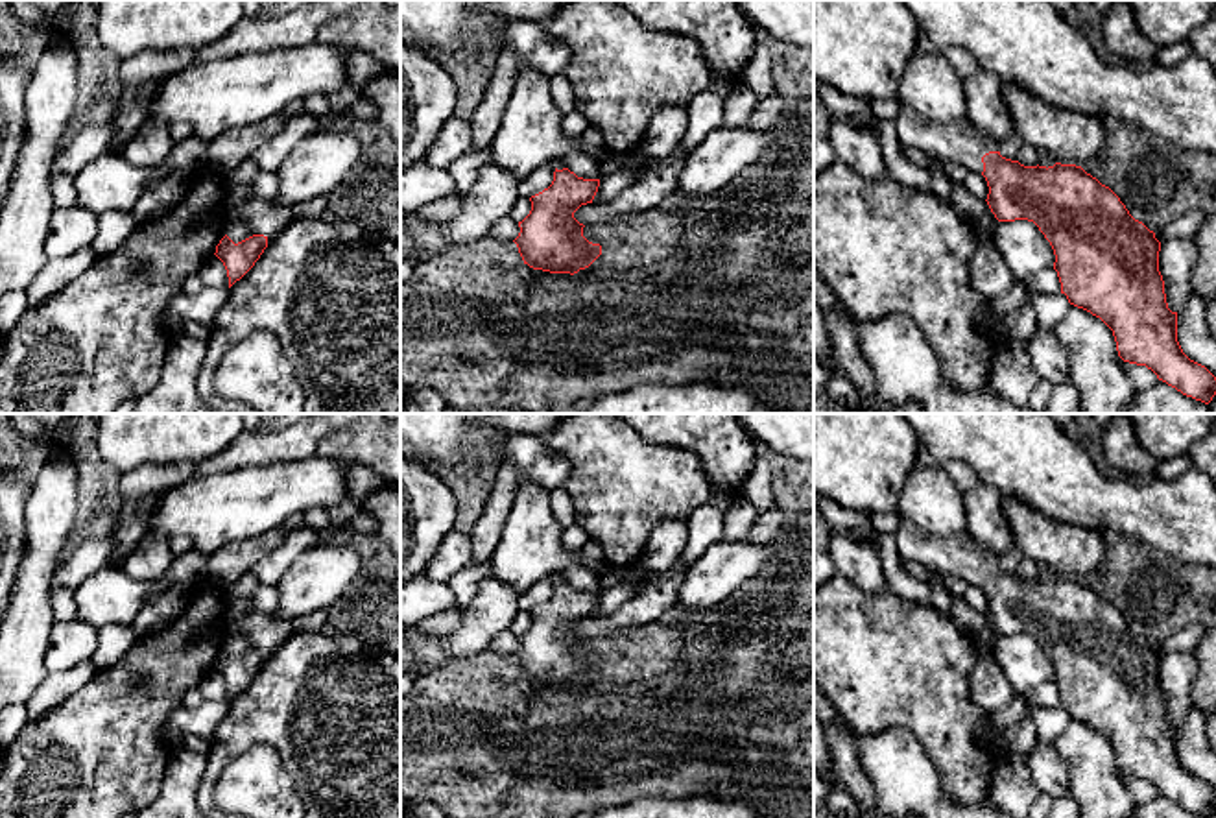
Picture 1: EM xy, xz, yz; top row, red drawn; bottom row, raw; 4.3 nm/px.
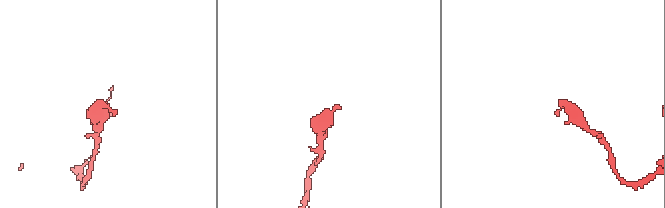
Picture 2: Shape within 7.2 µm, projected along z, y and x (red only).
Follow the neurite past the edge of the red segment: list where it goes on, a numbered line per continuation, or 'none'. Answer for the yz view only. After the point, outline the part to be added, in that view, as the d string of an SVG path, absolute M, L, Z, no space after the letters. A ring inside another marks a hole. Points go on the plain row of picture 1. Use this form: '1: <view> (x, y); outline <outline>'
1: yz (964, 556); outline M900 519L895 539L902 559L917 561L939 574L960 576L976 587L984 585L982 571L1000 563L1000 556L969 534L930 535L908 519Z

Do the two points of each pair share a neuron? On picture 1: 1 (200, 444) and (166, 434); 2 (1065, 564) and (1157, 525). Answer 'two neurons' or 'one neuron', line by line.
1: one neuron
2: two neurons

